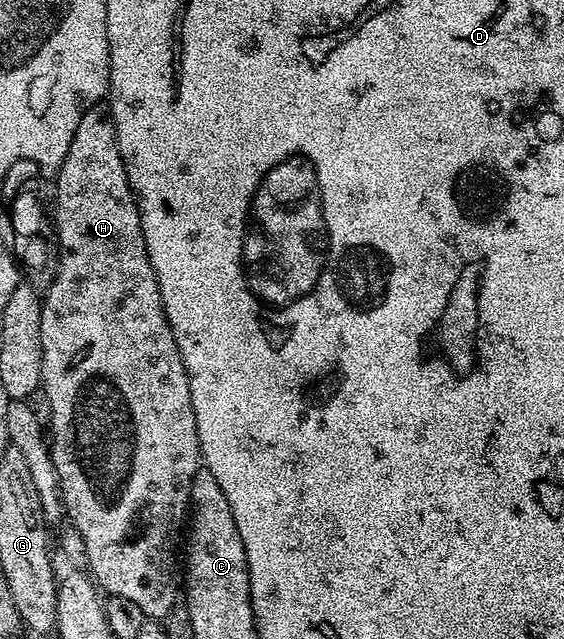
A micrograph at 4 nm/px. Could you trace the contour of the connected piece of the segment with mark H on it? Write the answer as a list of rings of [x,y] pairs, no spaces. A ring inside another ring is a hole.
[[[93,107],[85,111],[78,123],[78,131],[74,131],[74,139],[70,143],[70,151],[66,159],[59,162],[60,174],[54,180],[56,211],[56,229],[60,232],[60,266],[54,283],[43,294],[41,307],[42,337],[42,394],[52,408],[52,433],[50,429],[50,448],[54,467],[57,469],[59,494],[63,497],[63,506],[71,528],[82,535],[82,543],[86,543],[88,556],[87,568],[94,578],[95,584],[105,594],[122,599],[130,599],[138,607],[142,607],[145,618],[164,619],[164,616],[176,605],[176,596],[181,596],[182,581],[176,578],[176,548],[182,545],[182,530],[190,513],[192,500],[192,480],[202,467],[200,444],[198,443],[198,427],[194,419],[194,407],[190,399],[190,383],[188,372],[182,363],[182,355],[178,351],[178,343],[172,334],[170,323],[164,314],[162,295],[158,287],[158,279],[154,267],[148,258],[144,233],[140,229],[140,207],[133,194],[124,160],[116,142],[116,127],[112,124],[109,110],[104,107]]]

